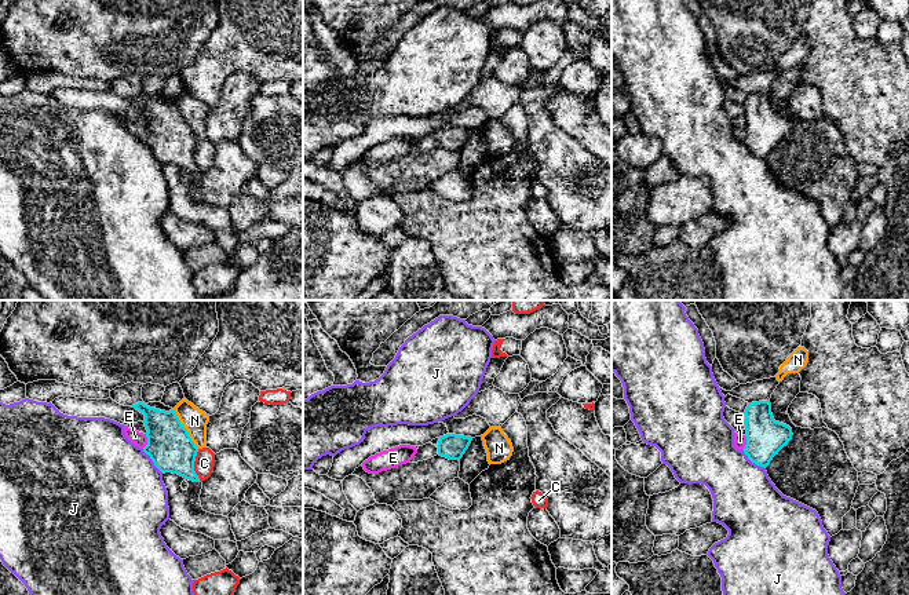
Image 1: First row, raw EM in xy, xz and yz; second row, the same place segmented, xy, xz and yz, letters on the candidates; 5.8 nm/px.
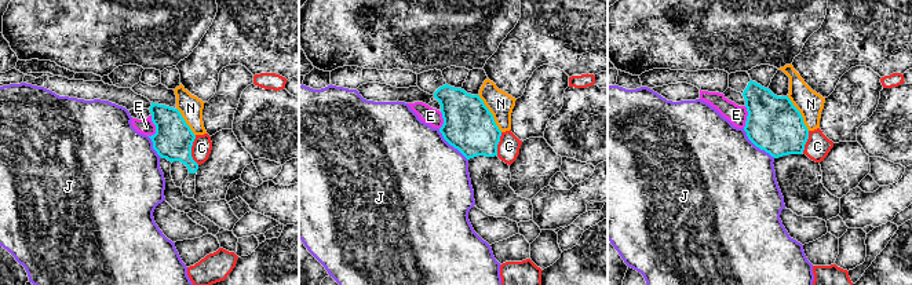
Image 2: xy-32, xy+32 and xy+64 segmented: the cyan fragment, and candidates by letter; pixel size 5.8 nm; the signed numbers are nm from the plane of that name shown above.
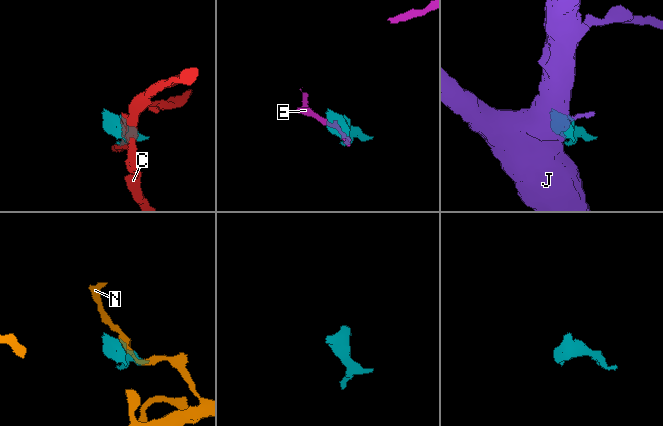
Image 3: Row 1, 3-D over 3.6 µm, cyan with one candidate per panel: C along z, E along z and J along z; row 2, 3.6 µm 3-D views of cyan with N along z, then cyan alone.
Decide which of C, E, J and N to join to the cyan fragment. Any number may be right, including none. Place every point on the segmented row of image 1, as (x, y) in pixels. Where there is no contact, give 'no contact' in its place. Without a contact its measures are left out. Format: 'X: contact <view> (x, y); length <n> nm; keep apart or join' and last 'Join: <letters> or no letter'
C: contact xy (193, 466); length 190 nm; keep apart
E: contact xy (148, 441); length 90 nm; keep apart
J: contact xy (153, 462); length 190 nm; keep apart
N: contact xy (185, 429); length 280 nm; keep apart
Join: no letter

